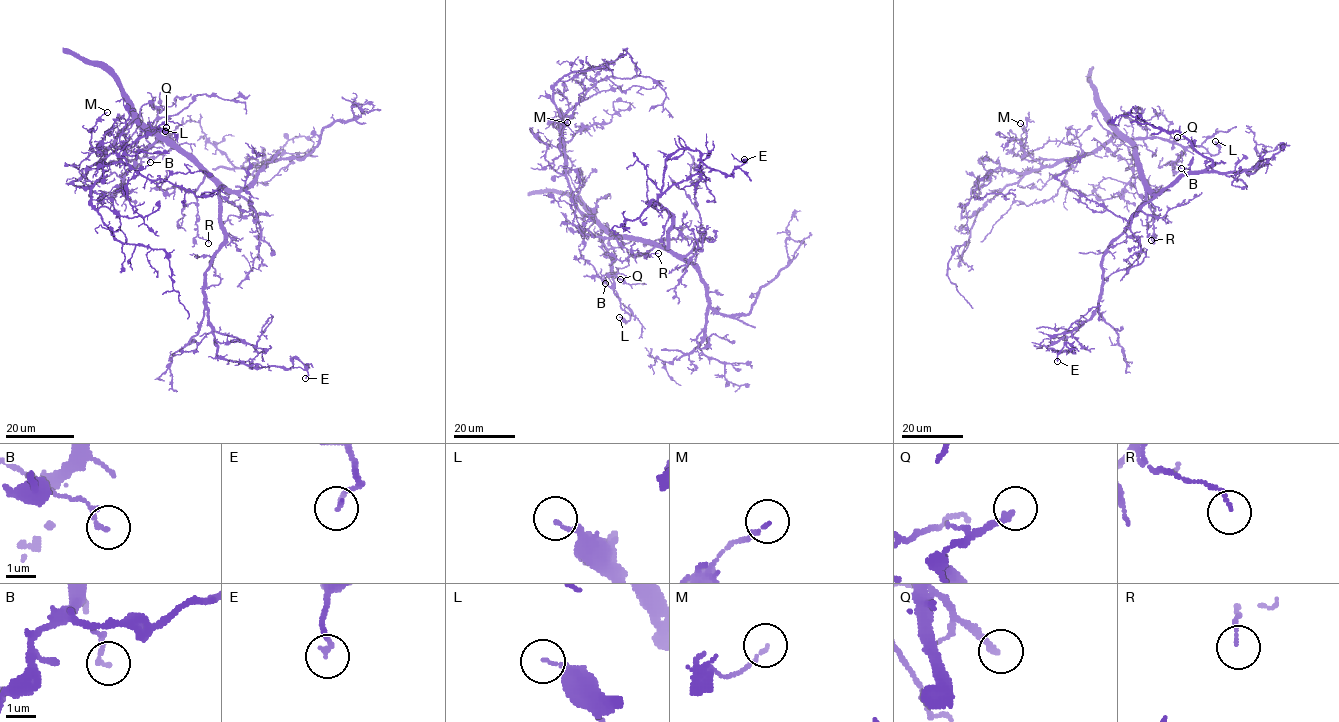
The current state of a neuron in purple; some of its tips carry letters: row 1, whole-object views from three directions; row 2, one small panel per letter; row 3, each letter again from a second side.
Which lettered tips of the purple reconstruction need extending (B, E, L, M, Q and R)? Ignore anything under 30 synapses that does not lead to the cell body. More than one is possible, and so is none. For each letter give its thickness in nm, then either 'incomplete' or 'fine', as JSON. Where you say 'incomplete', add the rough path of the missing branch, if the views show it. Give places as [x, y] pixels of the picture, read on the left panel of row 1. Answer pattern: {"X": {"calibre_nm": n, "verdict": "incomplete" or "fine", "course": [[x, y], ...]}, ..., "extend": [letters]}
{"B": {"calibre_nm": 140, "verdict": "fine"}, "E": {"calibre_nm": 150, "verdict": "fine"}, "L": {"calibre_nm": 160, "verdict": "incomplete", "course": [[165, 131], [168, 131], [165, 121], [157, 117], [138, 124]]}, "M": {"calibre_nm": 100, "verdict": "fine"}, "Q": {"calibre_nm": 220, "verdict": "incomplete", "course": [[166, 127], [189, 121], [200, 113], [192, 91]]}, "R": {"calibre_nm": 100, "verdict": "fine"}, "extend": ["L", "Q"]}

